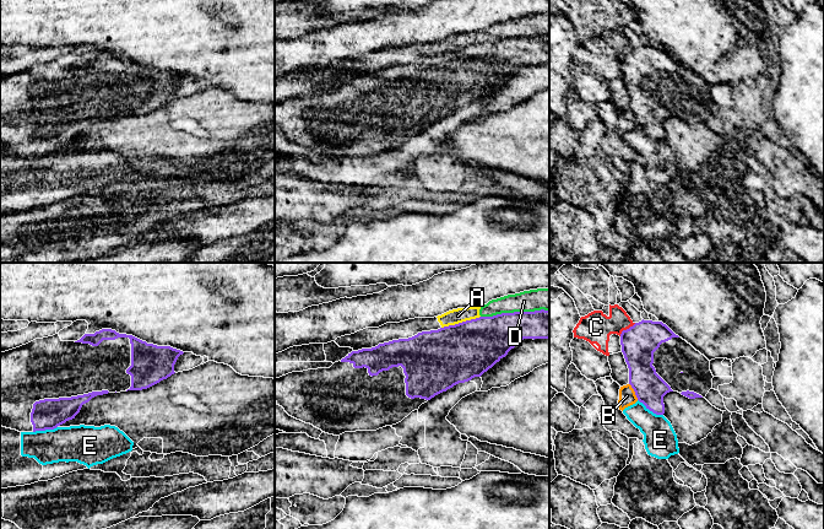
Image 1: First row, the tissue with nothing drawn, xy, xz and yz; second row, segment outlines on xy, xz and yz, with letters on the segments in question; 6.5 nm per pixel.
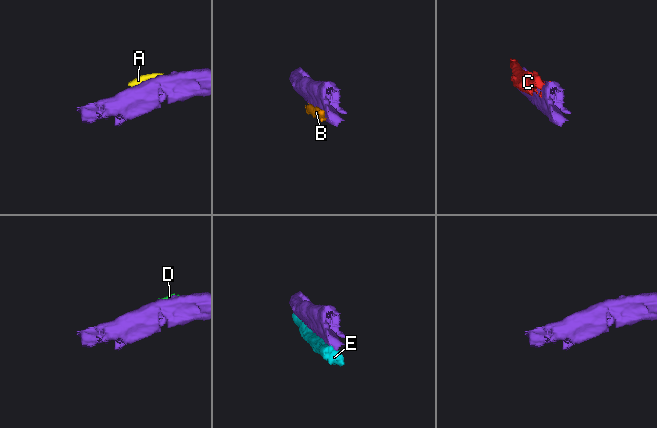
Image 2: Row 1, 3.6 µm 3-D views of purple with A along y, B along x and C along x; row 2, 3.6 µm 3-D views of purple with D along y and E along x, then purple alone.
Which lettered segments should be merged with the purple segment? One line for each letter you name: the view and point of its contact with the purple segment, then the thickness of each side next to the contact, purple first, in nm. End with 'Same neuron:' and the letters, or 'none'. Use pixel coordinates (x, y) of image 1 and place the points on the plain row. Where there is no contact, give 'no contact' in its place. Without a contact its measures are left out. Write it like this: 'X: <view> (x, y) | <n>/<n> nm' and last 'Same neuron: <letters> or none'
Same neuron: none

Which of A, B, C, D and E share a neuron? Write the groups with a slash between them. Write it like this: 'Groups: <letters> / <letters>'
Groups: A B D / C / E

